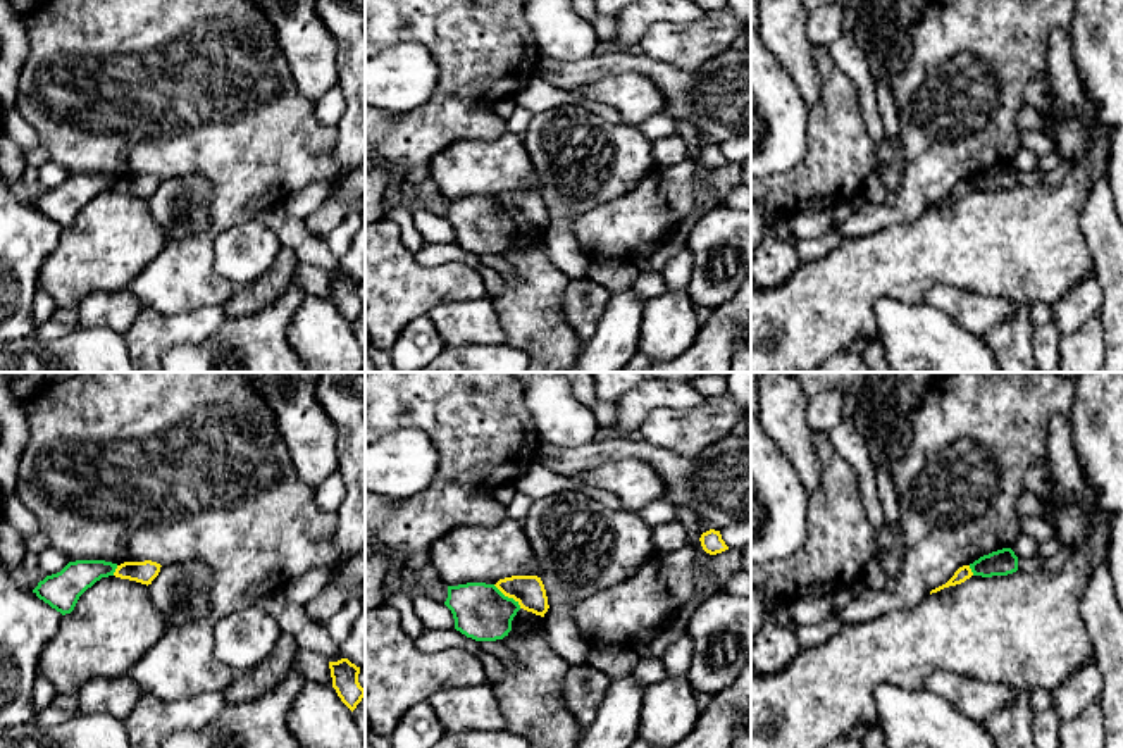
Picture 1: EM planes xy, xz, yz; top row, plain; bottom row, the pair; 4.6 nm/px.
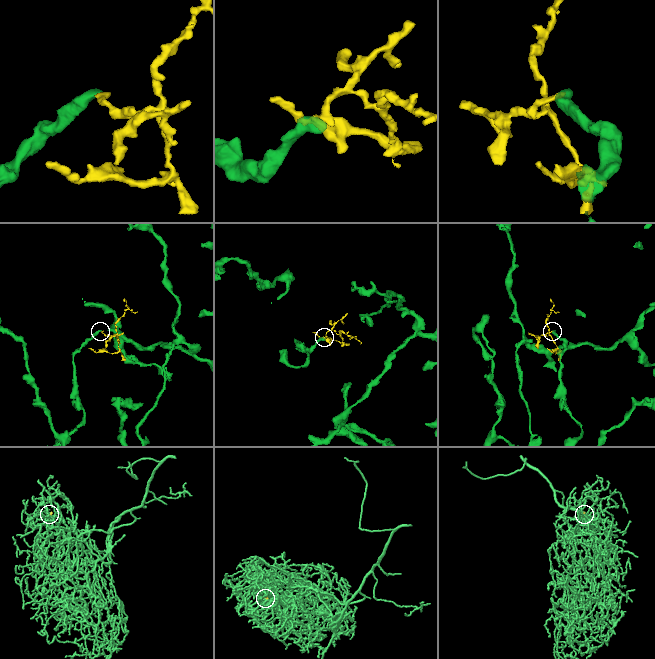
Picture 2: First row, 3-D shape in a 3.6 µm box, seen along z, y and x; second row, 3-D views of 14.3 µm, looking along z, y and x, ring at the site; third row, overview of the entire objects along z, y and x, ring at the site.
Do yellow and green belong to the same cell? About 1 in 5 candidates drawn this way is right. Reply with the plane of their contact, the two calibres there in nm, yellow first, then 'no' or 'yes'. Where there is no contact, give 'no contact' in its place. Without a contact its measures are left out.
xz | 150/260 nm | no

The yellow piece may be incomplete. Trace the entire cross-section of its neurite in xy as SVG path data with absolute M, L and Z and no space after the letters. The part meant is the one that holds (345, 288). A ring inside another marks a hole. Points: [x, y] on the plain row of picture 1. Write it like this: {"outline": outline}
{"outline": "M348 272L329 276L332 302L341 315L353 326L365 310L365 303L358 296L360 281Z"}

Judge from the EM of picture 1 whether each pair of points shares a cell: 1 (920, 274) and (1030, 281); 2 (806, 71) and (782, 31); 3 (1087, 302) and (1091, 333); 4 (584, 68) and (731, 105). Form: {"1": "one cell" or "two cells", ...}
{"1": "one cell", "2": "one cell", "3": "two cells", "4": "one cell"}

